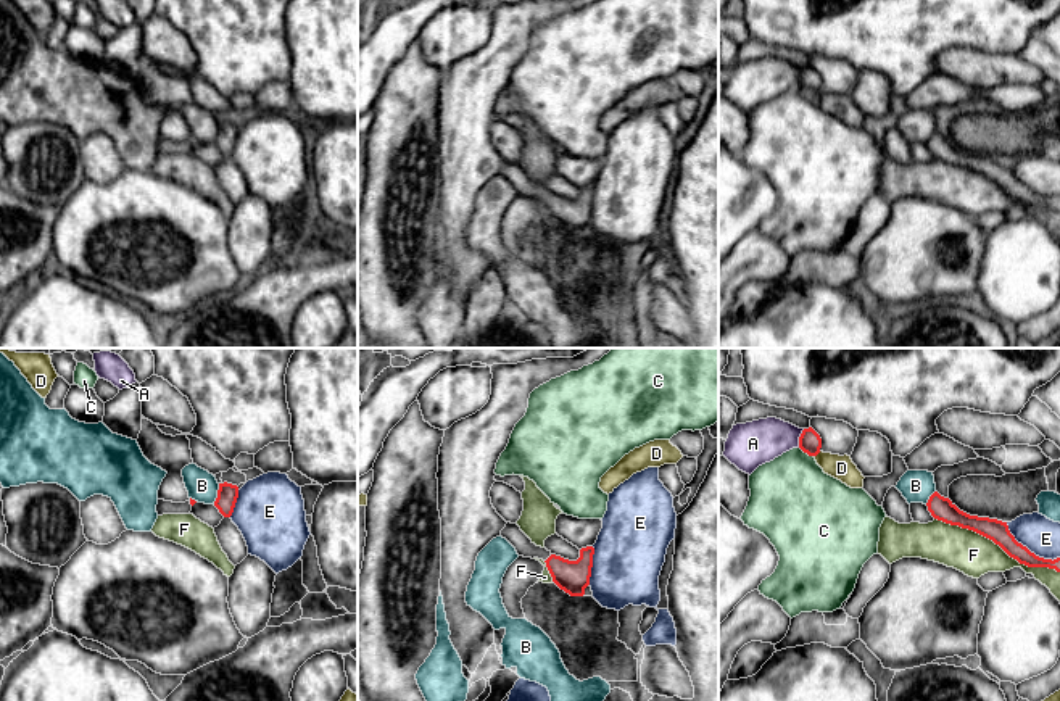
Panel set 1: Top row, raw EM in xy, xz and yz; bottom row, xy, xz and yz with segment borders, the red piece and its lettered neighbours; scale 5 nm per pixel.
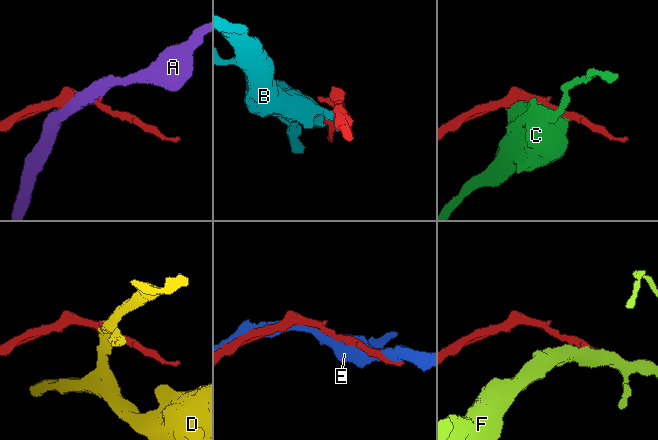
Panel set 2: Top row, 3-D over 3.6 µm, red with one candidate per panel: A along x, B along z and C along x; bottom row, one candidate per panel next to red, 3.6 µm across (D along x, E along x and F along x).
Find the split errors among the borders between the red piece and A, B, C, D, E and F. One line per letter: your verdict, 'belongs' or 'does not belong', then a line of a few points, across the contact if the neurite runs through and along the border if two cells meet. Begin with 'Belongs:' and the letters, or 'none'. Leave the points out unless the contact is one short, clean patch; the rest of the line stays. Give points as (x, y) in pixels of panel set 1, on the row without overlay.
Belongs: none
A: does not belong
B: does not belong; line xy (219, 123), (213, 142)
C: does not belong
D: does not belong
E: does not belong
F: does not belong

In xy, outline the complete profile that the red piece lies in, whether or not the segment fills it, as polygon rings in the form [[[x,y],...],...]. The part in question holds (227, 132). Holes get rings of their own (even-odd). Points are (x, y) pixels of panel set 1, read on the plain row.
[[[219,122],[217,137],[214,140],[214,145],[219,148],[219,151],[224,156],[230,156],[235,147],[238,137],[238,126],[232,122]]]

